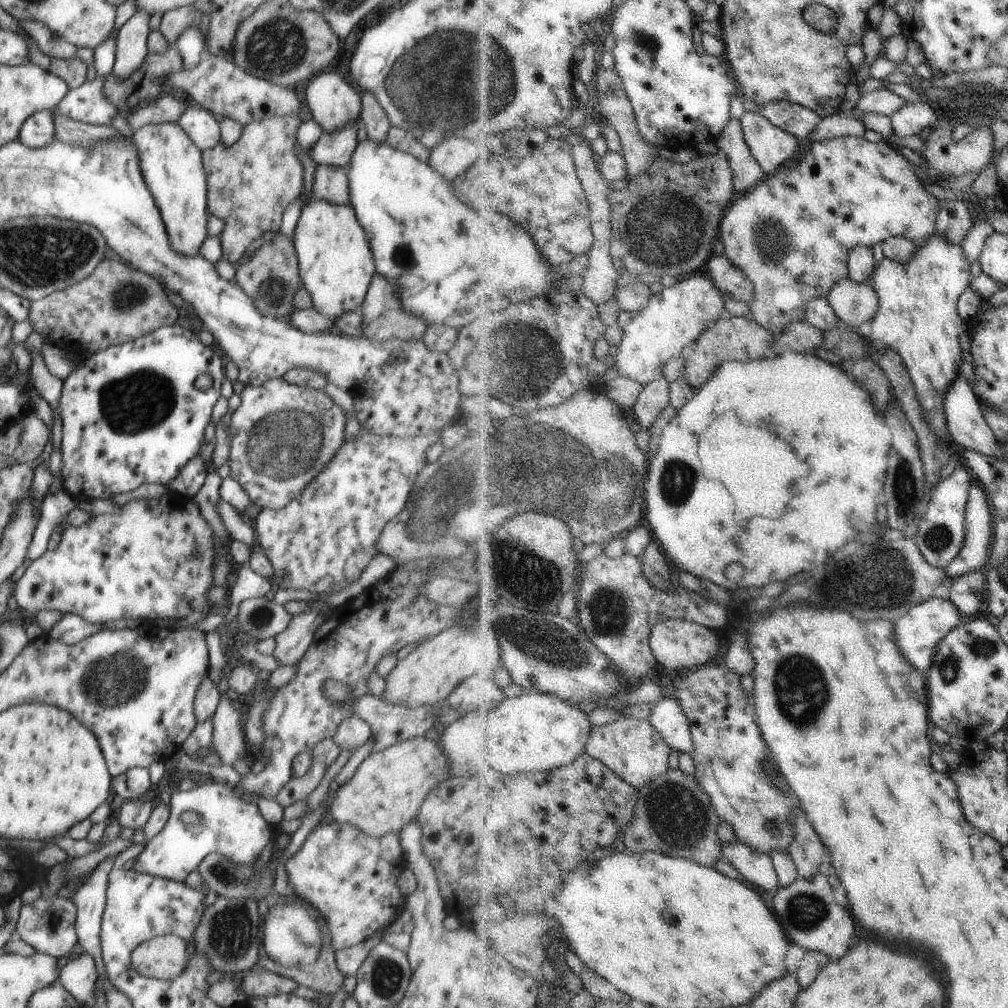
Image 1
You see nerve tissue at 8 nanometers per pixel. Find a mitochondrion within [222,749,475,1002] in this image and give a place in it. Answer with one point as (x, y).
(387, 974)

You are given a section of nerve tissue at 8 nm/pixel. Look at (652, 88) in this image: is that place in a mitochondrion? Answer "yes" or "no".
no

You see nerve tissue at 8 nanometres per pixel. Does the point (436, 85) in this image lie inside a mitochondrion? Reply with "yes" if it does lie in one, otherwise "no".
yes

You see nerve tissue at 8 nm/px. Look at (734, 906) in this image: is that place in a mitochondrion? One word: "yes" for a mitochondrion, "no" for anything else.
no

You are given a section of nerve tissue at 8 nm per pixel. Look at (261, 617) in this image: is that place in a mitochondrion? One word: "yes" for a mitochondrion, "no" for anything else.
yes

